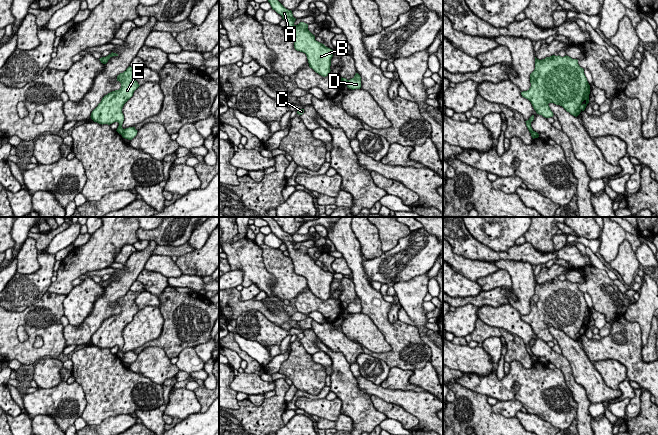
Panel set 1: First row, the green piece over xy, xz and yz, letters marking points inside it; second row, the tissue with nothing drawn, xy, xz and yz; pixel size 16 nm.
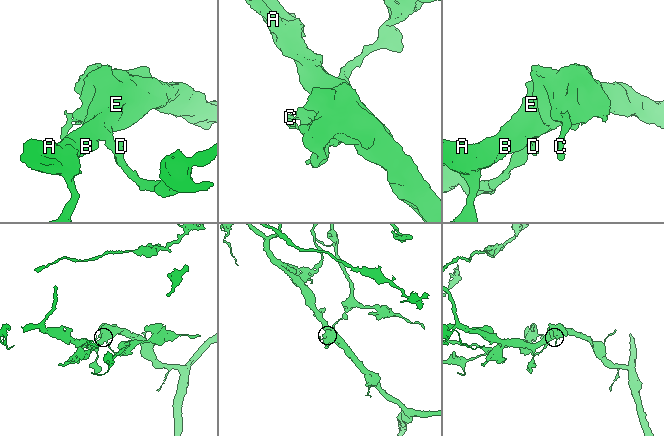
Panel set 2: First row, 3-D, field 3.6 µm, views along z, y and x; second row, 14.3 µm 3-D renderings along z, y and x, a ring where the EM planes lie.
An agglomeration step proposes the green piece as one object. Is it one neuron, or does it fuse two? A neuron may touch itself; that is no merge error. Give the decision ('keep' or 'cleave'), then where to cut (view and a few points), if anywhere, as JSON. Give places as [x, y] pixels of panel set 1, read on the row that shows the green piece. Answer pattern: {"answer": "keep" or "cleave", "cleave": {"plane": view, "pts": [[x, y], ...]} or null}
{"answer": "cleave", "cleave": {"plane": "xy", "pts": [[124, 129], [121, 134]]}}

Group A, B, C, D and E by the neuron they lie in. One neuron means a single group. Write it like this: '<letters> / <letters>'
A B C E / D

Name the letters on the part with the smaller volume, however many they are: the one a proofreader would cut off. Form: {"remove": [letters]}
{"remove": ["D"]}

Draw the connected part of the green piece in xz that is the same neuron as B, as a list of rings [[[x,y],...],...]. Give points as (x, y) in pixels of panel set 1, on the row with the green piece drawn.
[[[268,0],[268,2],[272,9],[286,21],[286,27],[293,38],[295,50],[306,54],[309,67],[316,73],[323,77],[328,76],[331,71],[333,50],[315,40],[315,36],[308,30],[308,24],[300,22],[295,25],[296,18],[293,17],[292,11],[286,9],[278,0]]]

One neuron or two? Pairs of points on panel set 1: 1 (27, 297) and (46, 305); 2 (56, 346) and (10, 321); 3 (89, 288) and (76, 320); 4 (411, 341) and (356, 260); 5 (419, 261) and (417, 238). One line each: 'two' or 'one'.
1: two
2: one
3: one
4: one
5: one

